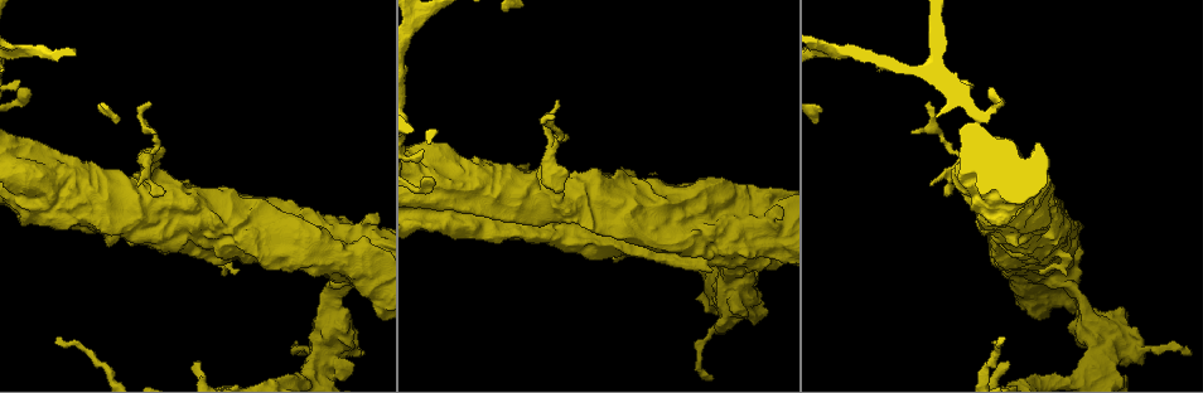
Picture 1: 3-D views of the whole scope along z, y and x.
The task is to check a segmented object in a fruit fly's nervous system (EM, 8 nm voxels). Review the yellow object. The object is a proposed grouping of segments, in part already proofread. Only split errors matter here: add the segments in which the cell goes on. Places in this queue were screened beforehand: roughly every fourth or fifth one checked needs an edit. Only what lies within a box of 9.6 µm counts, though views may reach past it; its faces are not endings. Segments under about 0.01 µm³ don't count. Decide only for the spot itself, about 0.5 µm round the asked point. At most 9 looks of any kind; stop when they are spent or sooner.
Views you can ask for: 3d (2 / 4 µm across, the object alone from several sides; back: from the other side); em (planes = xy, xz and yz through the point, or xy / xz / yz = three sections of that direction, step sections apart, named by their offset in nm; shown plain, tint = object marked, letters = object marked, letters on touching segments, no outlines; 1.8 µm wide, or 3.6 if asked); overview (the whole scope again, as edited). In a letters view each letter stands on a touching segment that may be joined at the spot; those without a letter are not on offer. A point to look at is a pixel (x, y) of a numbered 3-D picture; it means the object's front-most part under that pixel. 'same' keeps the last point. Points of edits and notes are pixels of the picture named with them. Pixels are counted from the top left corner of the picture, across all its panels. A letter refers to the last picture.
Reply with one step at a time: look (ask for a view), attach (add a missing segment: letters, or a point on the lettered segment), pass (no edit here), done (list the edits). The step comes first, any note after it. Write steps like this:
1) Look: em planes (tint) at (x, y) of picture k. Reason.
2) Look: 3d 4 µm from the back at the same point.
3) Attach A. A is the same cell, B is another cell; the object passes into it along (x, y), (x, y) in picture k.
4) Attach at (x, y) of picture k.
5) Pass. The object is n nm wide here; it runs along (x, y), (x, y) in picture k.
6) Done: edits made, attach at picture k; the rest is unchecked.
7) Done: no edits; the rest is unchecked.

Look: 3d 4 µm at (352, 365) of picture 1. An open end.

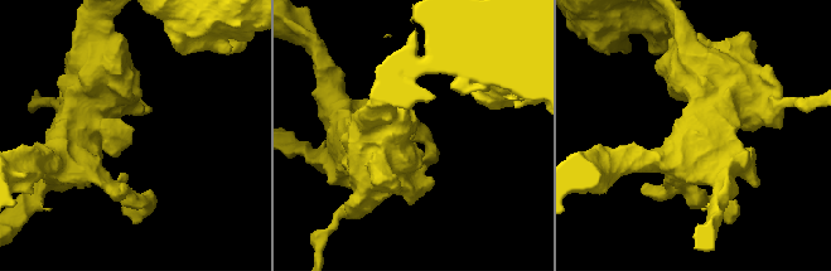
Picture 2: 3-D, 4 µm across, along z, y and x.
Look: em 3.6 µm planes (letters) at (133, 129) of picture 2.

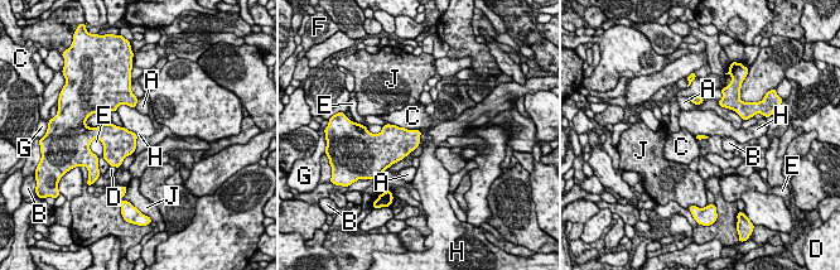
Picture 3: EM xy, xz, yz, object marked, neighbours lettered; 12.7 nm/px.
Pass. The longest contact is with C, 420 nm; A, B, C, D, E, F, G, H and J are other cells; none of them fits.

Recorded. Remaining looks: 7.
Look: 3d 4 µm at (932, 182) of picture 1. Branch stops here.

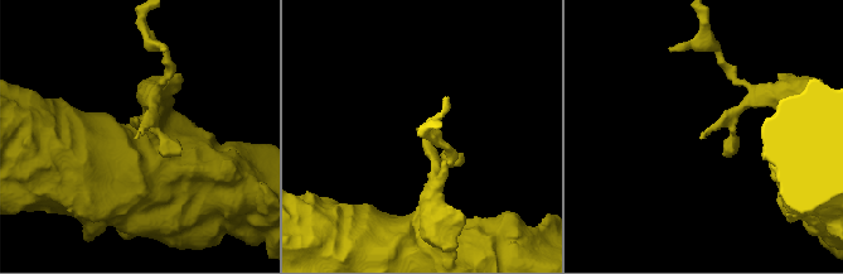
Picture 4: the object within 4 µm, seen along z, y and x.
Look: em xz step 8 (letters) at (135, 136) of picture 4.

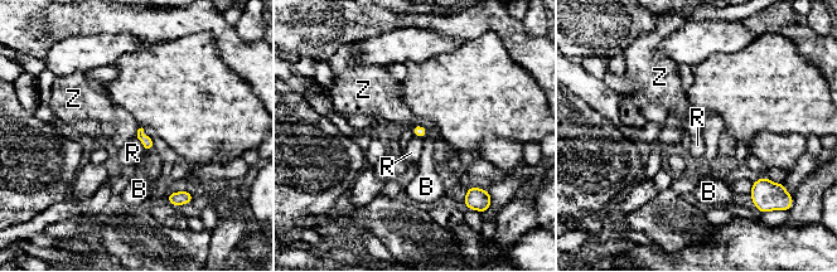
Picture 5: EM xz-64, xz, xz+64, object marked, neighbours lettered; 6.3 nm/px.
Look: em yz step 8 (letters) at the same point.

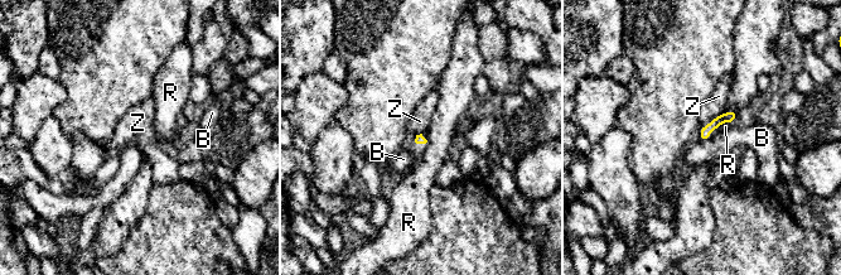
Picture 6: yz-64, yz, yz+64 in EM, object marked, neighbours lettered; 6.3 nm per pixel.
Pass. B, R and Z are other cells; a border runs along (723, 111), (707, 124) in picture 6; none of them fits.

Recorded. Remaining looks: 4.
Look: 3d 4 µm at (452, 232) of picture 1. Closes a loop.

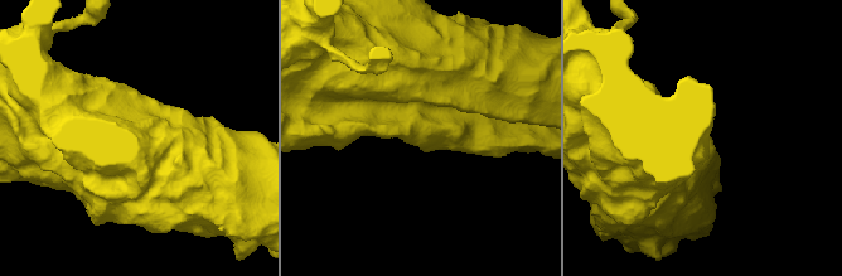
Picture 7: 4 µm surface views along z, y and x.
Look: em 3.6 µm planes (letters) at (417, 140) of picture 7.

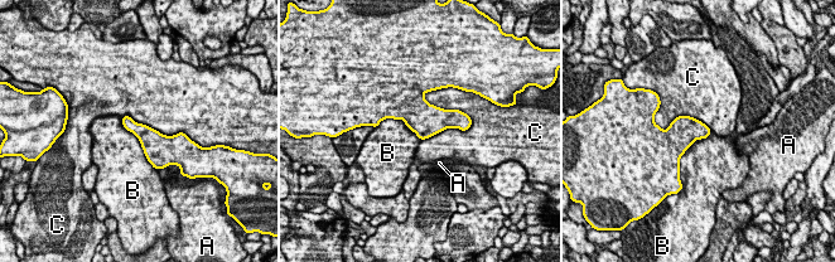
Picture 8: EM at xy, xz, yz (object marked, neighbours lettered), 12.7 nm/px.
Pass. A, B and C are other cells; none of them fits.

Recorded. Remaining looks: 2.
Done: no edits; the rest is unchecked.

